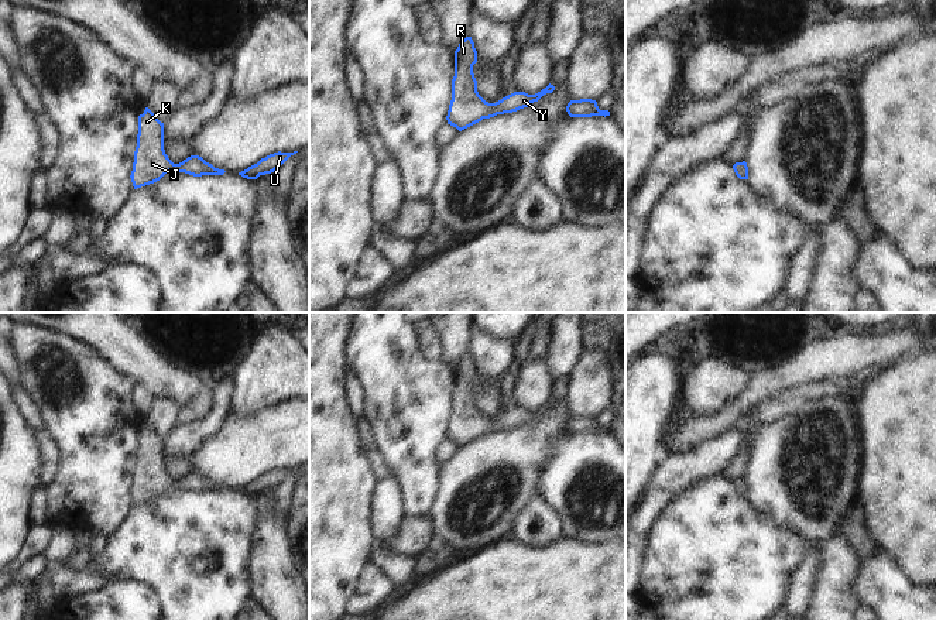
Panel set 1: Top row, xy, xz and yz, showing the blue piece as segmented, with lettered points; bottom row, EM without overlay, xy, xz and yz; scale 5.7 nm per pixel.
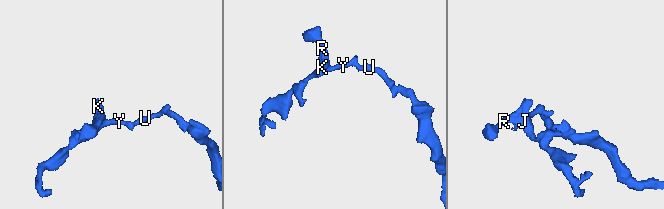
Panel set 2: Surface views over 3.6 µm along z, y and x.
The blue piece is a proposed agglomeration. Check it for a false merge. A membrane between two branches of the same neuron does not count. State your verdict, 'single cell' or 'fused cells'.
single cell

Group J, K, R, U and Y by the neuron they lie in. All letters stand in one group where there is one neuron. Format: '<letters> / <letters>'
J K R U Y

